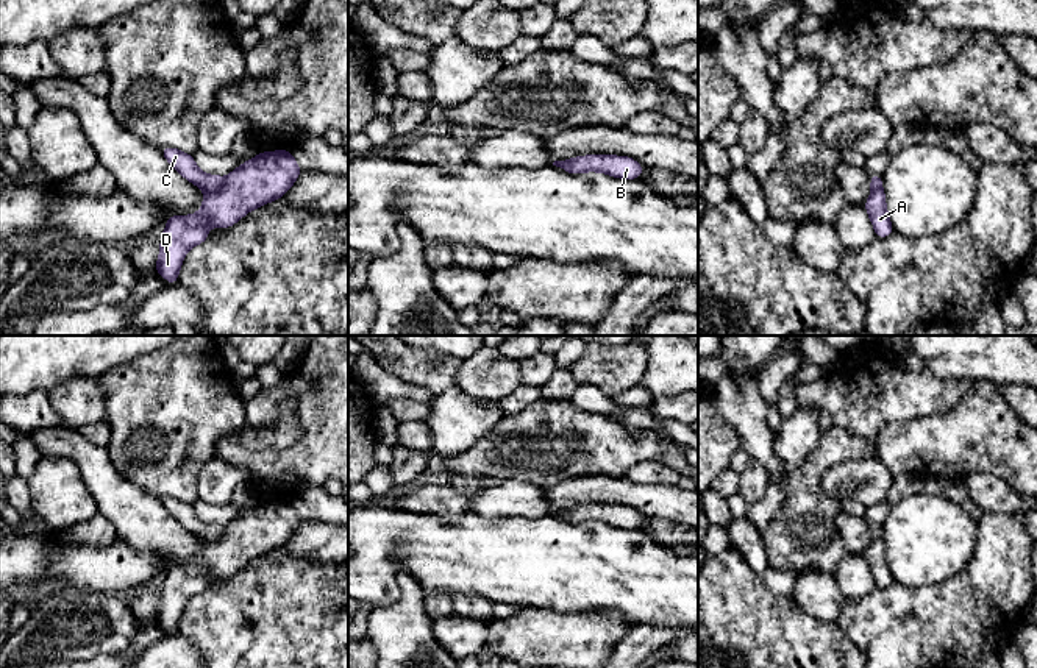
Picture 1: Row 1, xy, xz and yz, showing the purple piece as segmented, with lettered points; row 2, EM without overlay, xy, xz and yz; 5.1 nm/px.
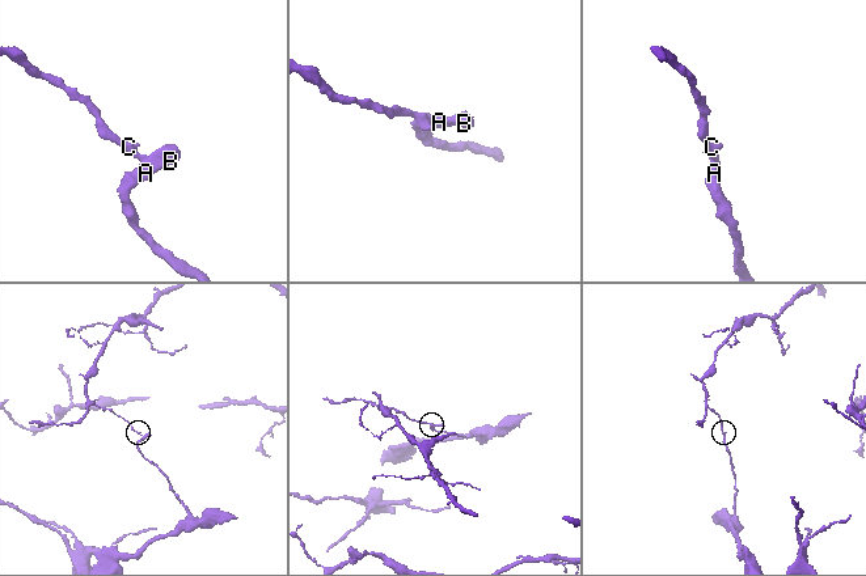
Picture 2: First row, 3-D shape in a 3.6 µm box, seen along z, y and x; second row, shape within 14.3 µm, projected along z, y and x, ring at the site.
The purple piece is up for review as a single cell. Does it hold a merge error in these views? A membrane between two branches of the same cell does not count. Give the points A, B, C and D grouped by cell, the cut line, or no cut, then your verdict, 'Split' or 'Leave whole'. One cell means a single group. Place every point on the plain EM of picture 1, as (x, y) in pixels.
Groups: A B D / C. Split along xy (225, 529), (216, 539), (205, 542). Split

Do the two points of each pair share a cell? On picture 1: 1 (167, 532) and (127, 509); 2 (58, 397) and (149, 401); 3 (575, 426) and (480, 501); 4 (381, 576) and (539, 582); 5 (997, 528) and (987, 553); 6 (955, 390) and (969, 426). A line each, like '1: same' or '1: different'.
1: same
2: different
3: different
4: same
5: same
6: different

